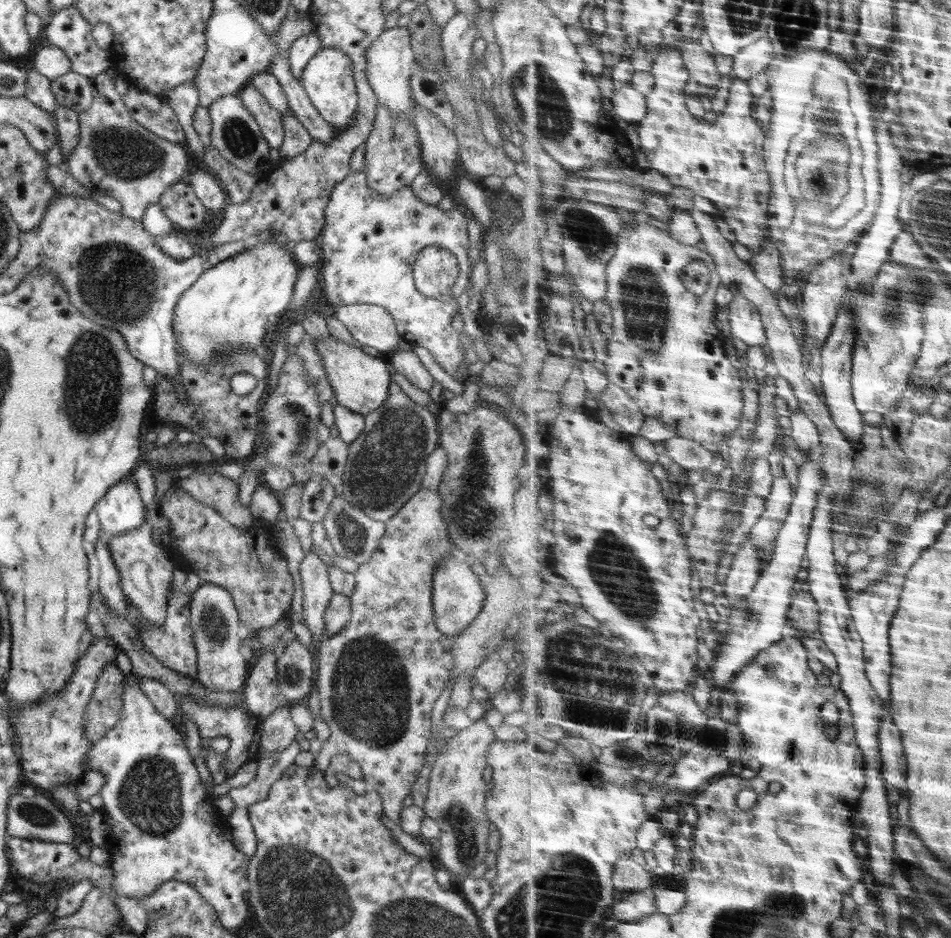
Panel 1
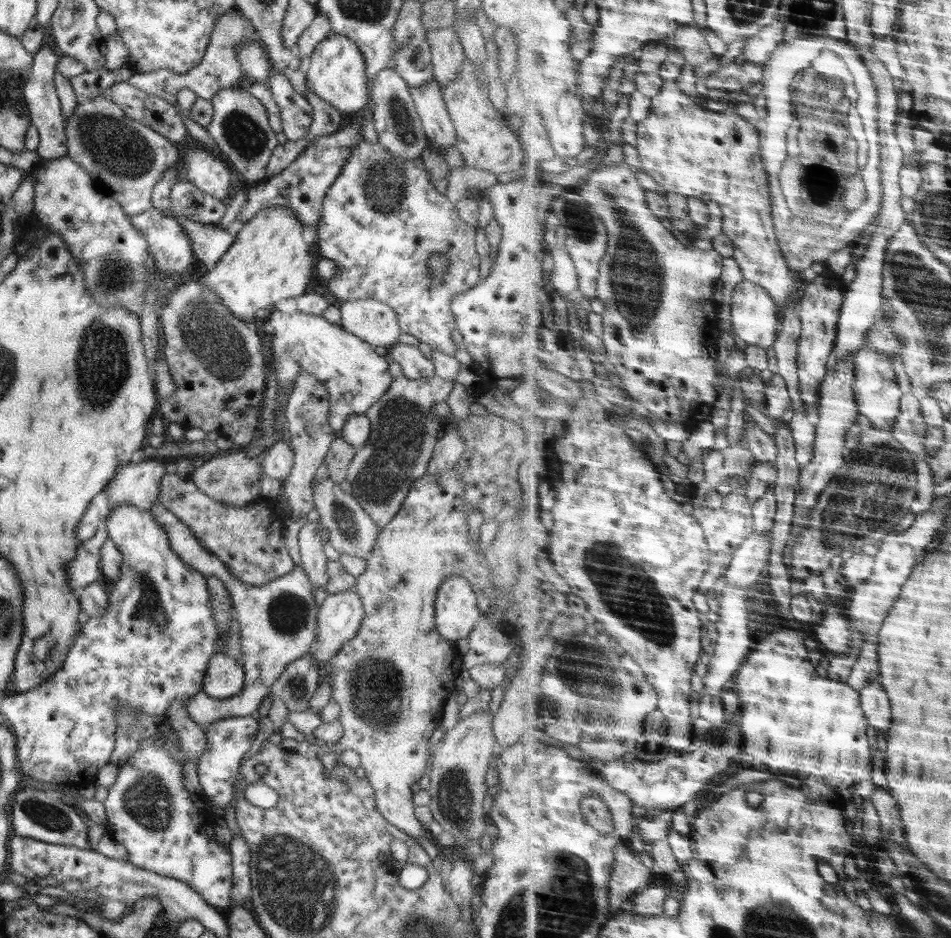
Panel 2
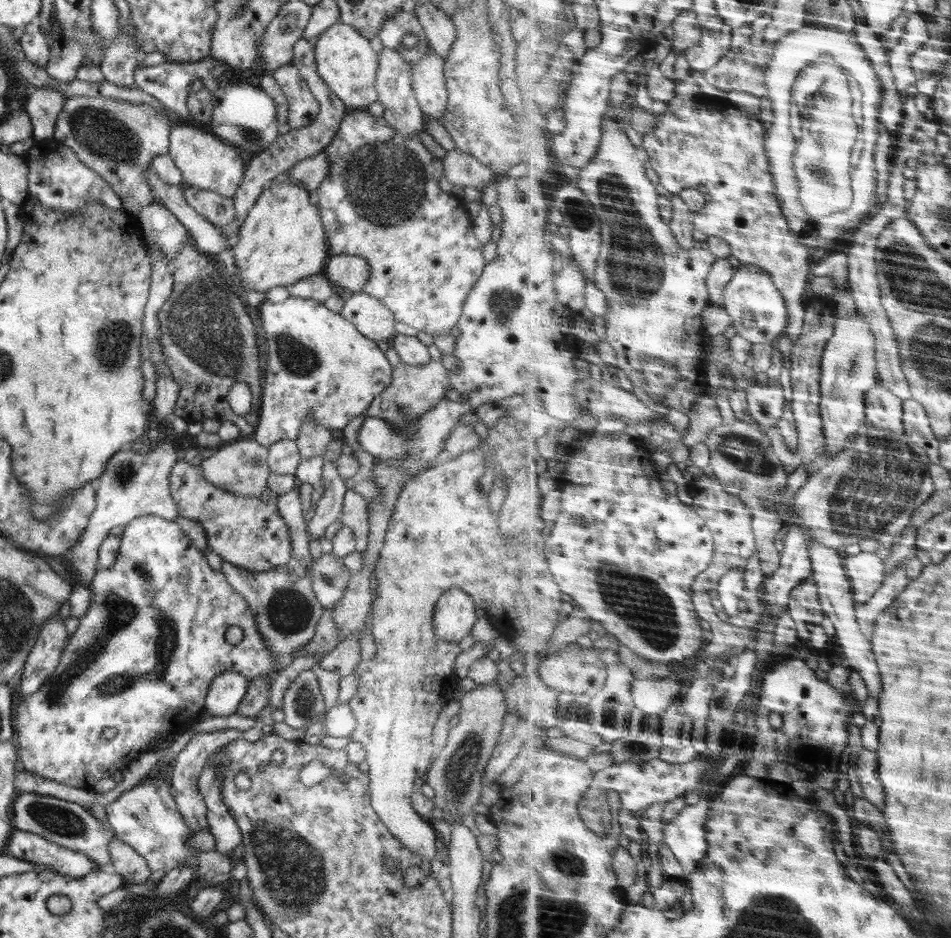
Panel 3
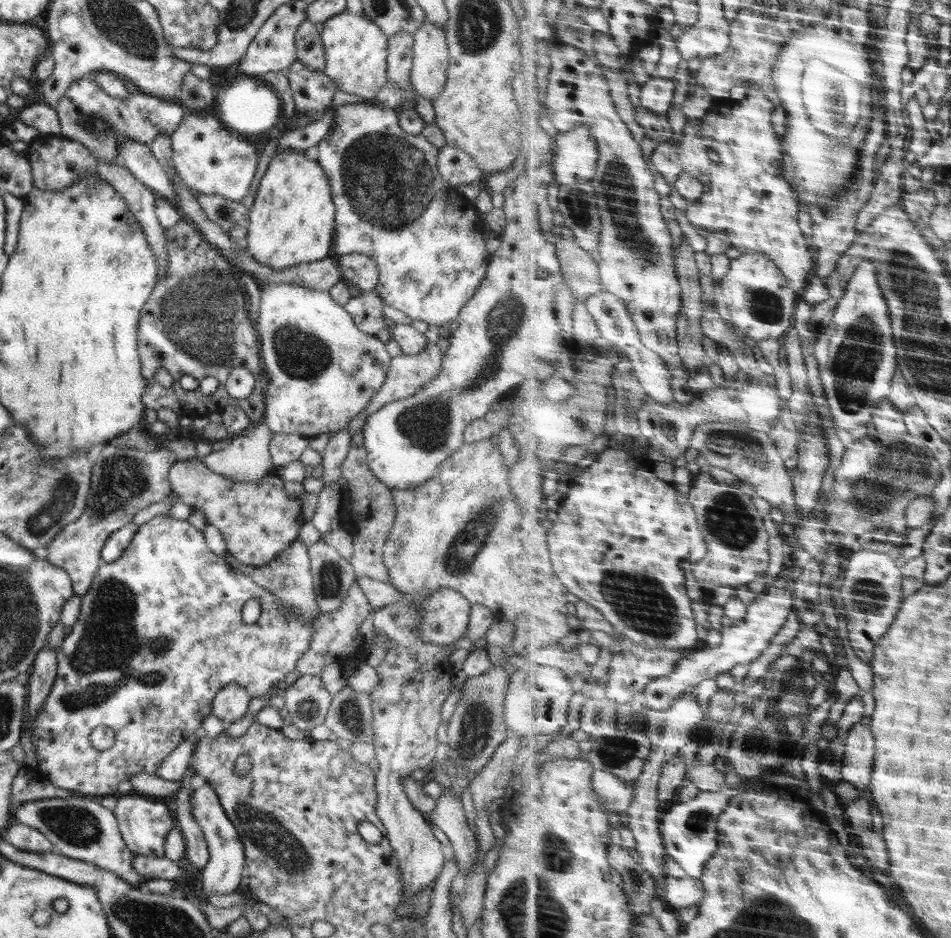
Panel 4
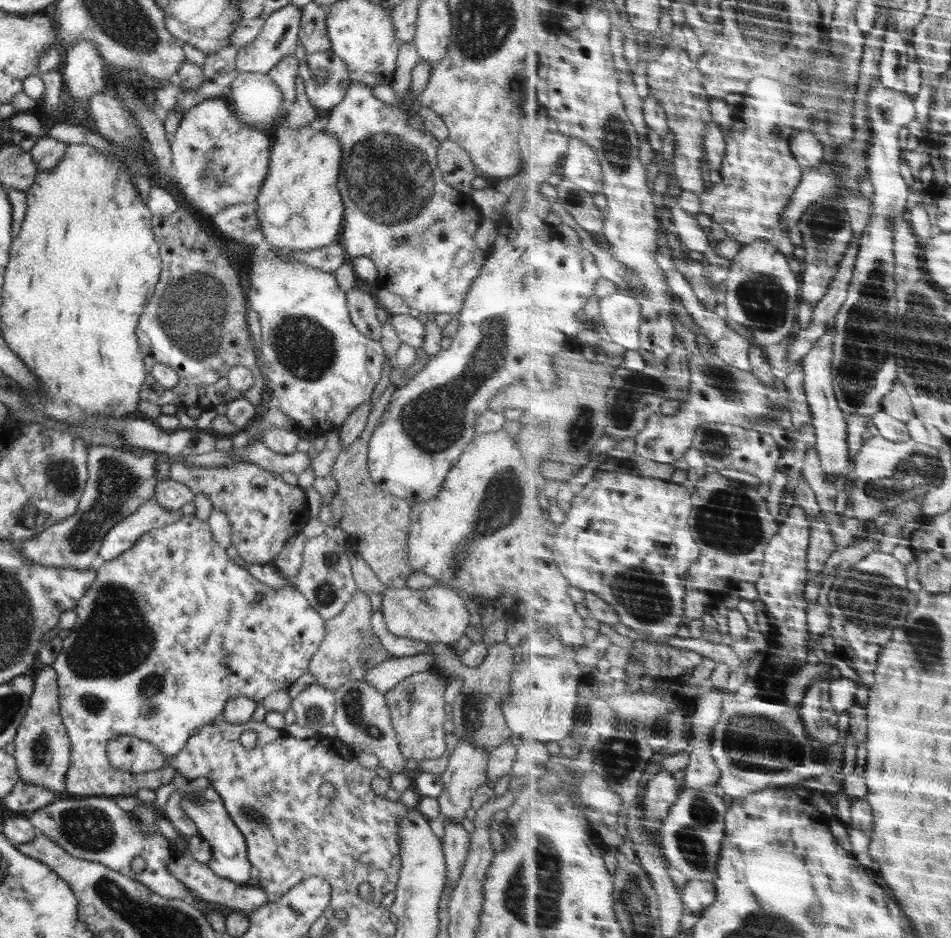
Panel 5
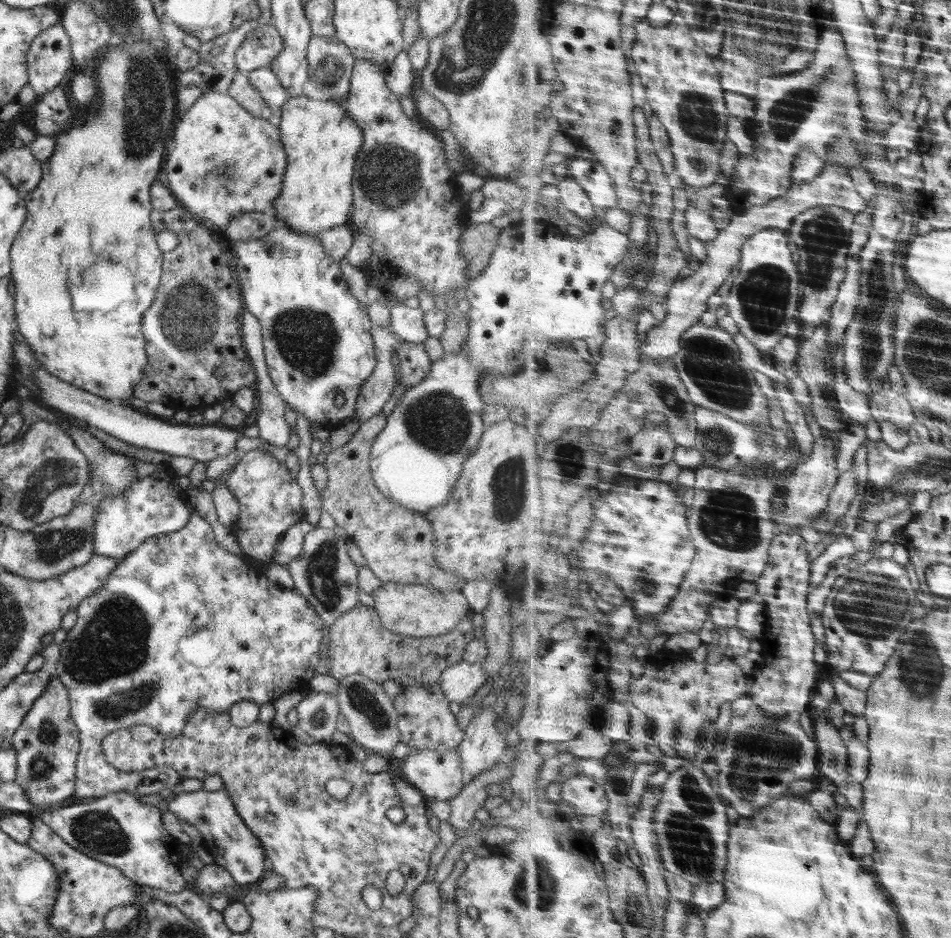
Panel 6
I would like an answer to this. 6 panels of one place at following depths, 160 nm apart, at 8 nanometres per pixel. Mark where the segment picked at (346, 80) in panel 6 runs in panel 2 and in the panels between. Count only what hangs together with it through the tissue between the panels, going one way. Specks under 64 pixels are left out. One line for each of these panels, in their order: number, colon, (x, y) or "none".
2: (296, 114)
3: (303, 108)
4: (313, 90)
5: (326, 78)

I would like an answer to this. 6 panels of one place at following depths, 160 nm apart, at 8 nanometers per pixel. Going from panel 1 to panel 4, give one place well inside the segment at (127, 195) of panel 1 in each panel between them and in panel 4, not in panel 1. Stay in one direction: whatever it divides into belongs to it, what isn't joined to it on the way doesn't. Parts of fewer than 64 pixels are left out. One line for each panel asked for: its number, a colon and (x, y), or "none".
2: (125, 158)
3: (118, 140)
4: (88, 115)

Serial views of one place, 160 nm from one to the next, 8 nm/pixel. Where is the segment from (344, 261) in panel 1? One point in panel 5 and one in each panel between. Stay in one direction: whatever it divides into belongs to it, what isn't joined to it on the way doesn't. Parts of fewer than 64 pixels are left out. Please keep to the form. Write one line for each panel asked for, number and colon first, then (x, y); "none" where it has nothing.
2: (381, 220)
3: (380, 200)
4: (391, 204)
5: (398, 210)

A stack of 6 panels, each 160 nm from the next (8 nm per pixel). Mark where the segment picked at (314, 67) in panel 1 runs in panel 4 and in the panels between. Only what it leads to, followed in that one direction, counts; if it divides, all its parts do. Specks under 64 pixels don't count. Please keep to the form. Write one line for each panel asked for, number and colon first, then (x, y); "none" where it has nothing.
2: (336, 69)
3: (345, 60)
4: (356, 50)

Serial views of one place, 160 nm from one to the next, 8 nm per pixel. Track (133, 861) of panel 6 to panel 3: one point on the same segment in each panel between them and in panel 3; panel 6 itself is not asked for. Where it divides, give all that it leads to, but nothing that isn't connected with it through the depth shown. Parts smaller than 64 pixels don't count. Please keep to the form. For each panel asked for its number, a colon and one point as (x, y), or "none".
3: (68, 824)
4: (80, 827)
5: (95, 829)

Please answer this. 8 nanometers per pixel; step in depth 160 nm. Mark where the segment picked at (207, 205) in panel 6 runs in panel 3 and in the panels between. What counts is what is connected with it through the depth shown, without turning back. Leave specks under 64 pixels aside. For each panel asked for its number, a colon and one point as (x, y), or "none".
3: (206, 162)
4: (209, 159)
5: (218, 161)

